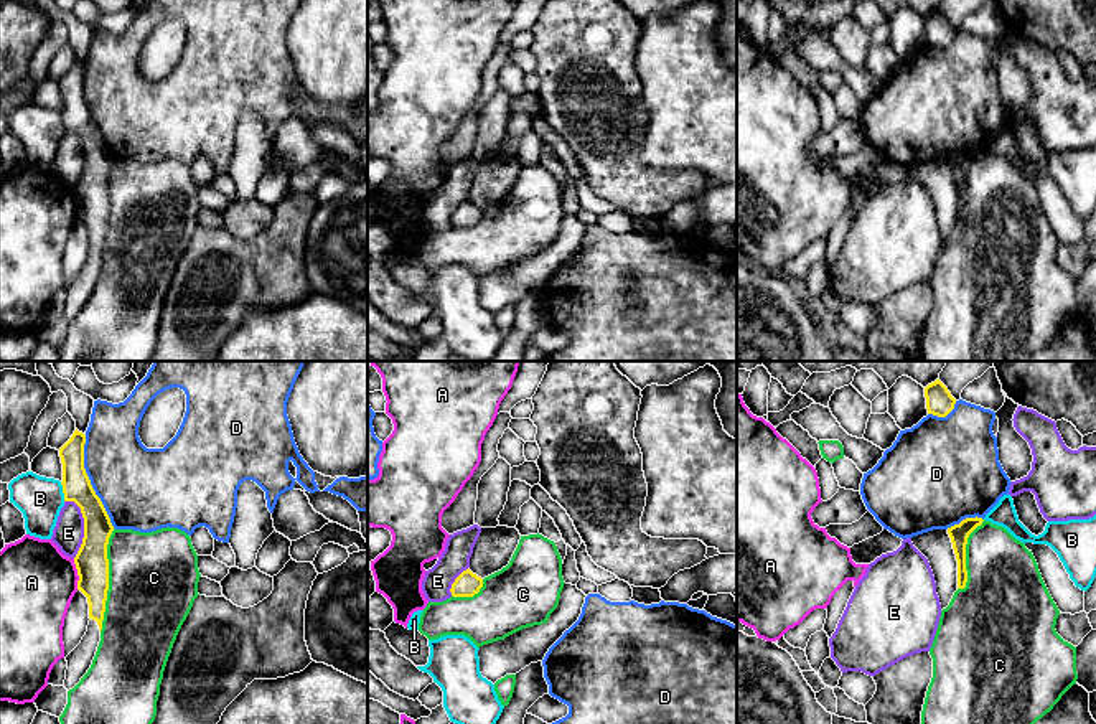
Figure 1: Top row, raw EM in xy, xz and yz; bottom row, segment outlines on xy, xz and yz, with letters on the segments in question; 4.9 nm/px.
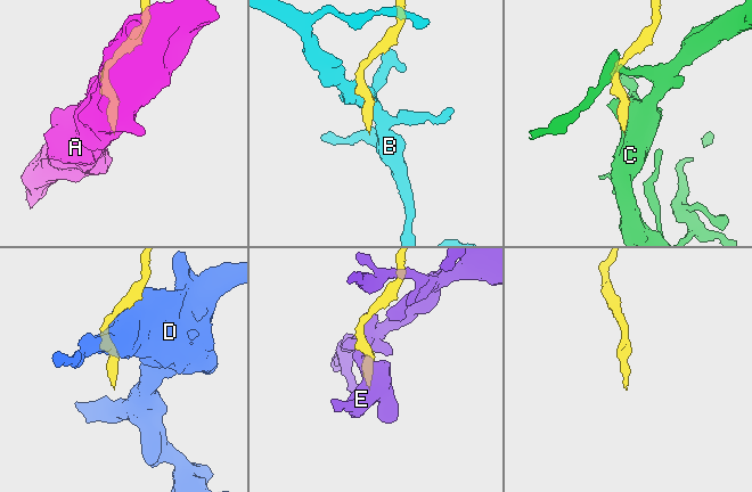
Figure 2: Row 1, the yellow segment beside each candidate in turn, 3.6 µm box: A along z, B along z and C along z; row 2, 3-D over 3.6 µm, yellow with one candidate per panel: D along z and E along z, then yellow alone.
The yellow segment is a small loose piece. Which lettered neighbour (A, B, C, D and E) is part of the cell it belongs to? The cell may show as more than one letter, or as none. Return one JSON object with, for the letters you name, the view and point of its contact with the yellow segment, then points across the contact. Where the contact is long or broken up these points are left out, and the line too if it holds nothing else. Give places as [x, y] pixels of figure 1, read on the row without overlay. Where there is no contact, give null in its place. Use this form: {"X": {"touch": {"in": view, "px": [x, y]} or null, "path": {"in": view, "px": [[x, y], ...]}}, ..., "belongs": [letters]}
{"belongs": []}

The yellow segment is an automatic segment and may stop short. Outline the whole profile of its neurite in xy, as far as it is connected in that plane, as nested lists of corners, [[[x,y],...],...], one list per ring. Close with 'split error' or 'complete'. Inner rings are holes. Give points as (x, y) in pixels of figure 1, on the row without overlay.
[[[76,59],[71,69],[59,79],[64,132],[74,132],[84,148],[84,168],[74,188],[74,195],[79,206],[77,221],[87,228],[91,249],[81,274],[66,287],[68,300],[64,318],[68,322],[73,320],[91,299],[101,272],[109,221],[107,175],[114,162],[110,148],[86,104],[84,74],[86,66]]] | split error

